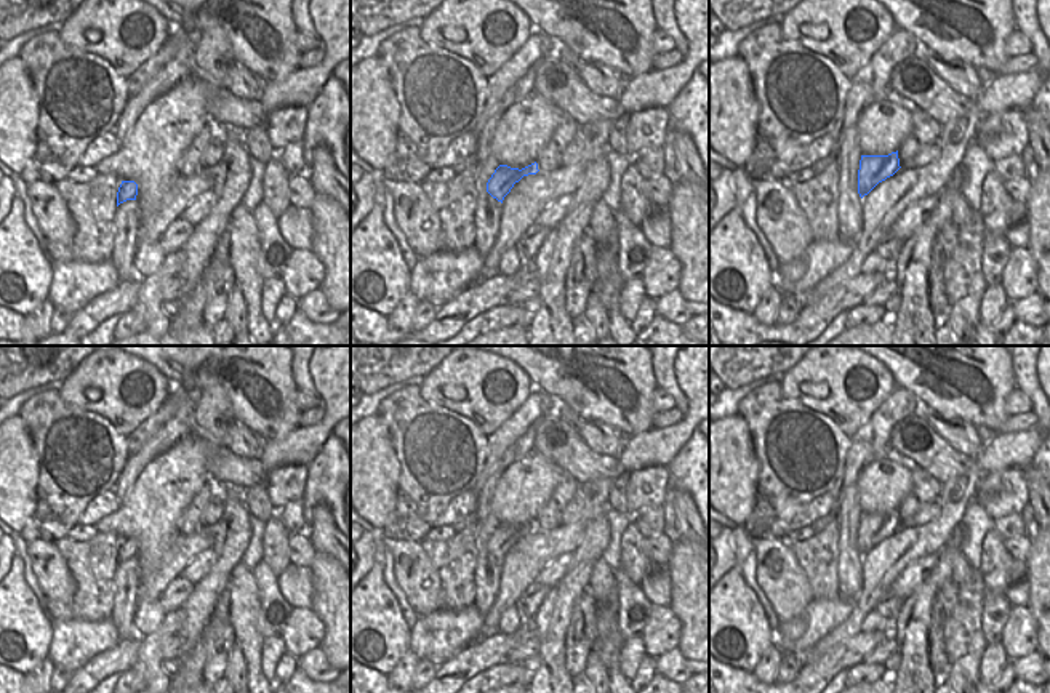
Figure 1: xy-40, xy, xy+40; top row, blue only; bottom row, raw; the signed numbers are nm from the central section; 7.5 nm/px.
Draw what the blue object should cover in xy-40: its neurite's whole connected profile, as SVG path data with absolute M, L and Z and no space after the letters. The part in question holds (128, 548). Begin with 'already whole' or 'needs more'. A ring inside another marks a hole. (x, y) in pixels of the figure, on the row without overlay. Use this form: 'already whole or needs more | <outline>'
already whole | M122 539L117 551L117 565L126 559L136 559L138 543L134 539Z

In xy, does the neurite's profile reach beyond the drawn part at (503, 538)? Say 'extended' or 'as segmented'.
as segmented

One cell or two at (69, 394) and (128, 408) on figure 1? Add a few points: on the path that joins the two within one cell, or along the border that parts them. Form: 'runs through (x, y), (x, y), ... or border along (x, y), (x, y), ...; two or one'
runs through (84, 404), (90, 407), (114, 407); one

